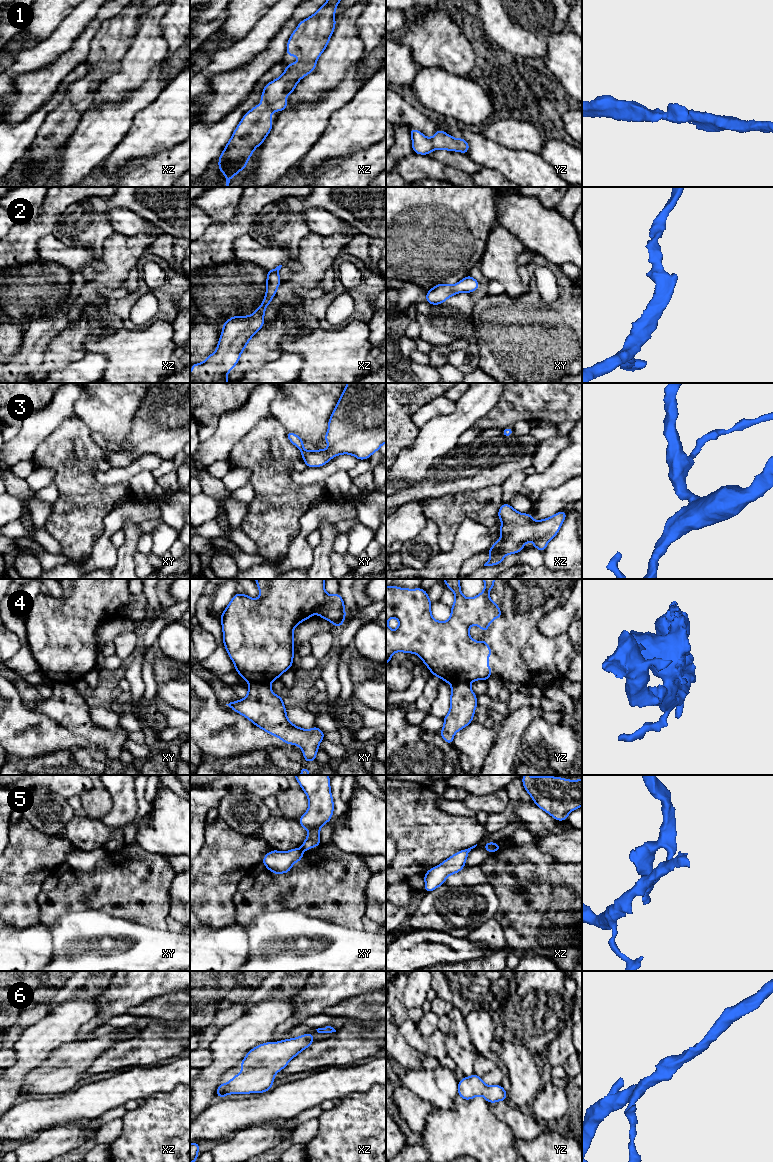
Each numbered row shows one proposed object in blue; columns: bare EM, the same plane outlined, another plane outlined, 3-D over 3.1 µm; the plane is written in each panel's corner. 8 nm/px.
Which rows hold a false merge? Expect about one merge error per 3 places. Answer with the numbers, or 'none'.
4, 5

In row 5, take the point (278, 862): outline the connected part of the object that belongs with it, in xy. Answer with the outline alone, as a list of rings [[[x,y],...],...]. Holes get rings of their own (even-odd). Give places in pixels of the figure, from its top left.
[[[295,848],[286,852],[272,850],[267,853],[263,860],[267,869],[276,875],[281,873],[289,873],[292,865],[295,862],[300,862],[303,858],[303,851],[301,849]]]

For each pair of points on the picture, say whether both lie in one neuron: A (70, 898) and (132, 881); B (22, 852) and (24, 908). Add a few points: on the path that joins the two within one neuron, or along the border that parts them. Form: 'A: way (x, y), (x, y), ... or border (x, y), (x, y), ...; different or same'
A: way (85, 891), (93, 885), (117, 885); same
B: way (22, 866), (22, 894); same

